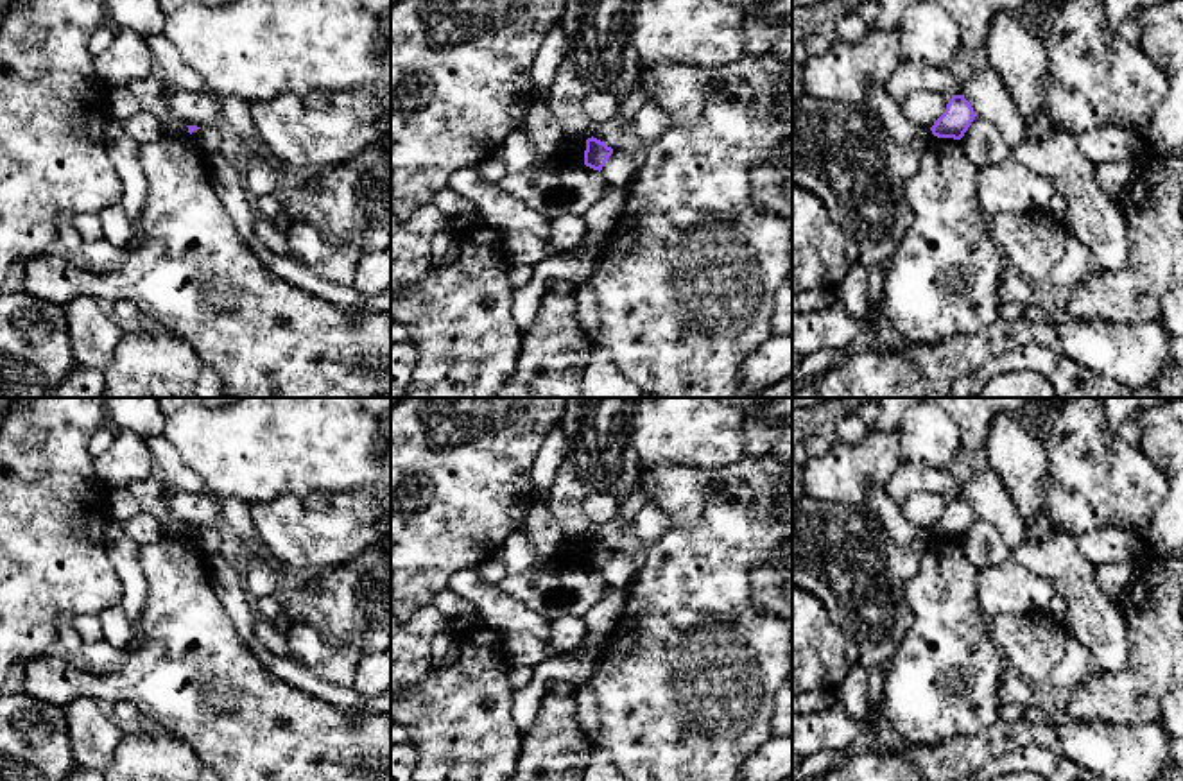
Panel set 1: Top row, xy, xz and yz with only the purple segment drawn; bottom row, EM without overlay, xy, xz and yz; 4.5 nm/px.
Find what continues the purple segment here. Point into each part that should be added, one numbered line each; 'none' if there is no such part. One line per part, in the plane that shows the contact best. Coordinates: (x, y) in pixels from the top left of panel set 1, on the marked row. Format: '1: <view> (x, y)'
none

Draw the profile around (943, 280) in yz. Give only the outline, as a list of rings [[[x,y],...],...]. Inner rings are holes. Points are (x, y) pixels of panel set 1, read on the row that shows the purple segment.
[[[934,136],[916,174],[905,183],[912,224],[887,263],[880,308],[889,324],[912,344],[939,344],[1000,319],[998,283],[1007,265],[989,236],[977,172],[961,140]]]

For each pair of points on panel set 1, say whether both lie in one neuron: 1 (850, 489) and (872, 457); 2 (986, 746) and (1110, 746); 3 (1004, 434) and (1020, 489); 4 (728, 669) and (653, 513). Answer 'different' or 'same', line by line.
1: same
2: same
3: same
4: different

